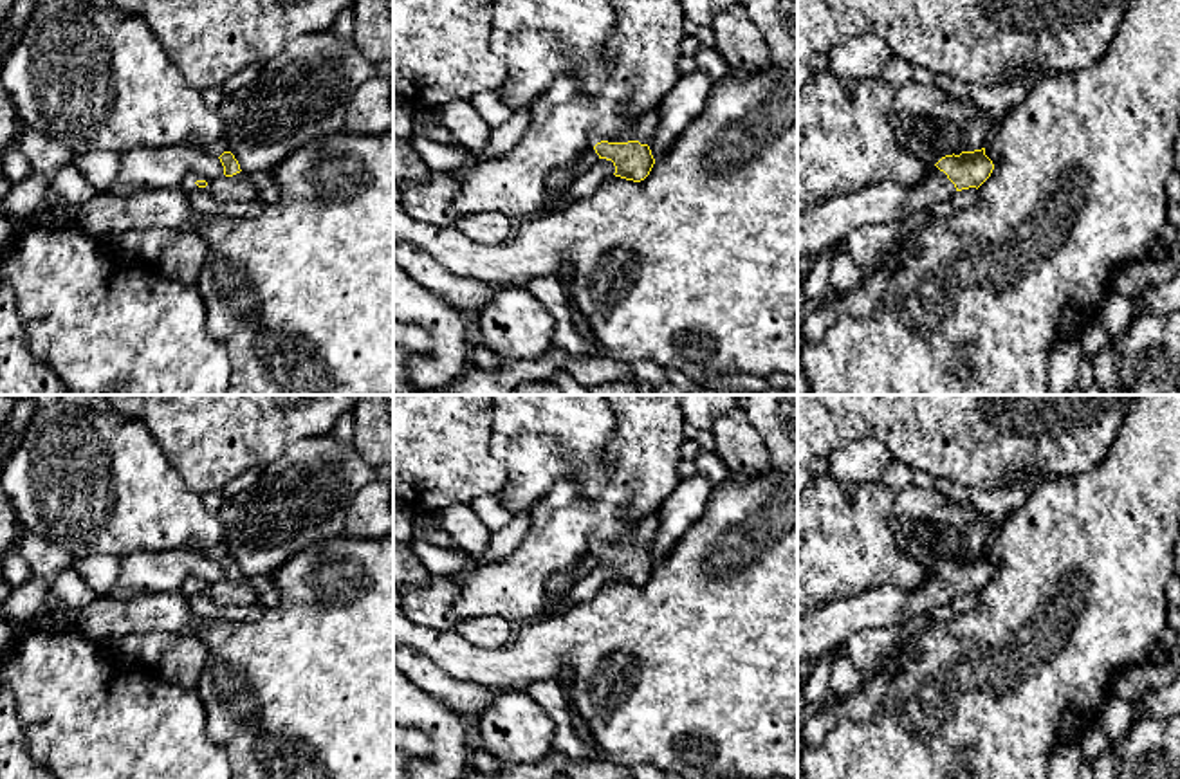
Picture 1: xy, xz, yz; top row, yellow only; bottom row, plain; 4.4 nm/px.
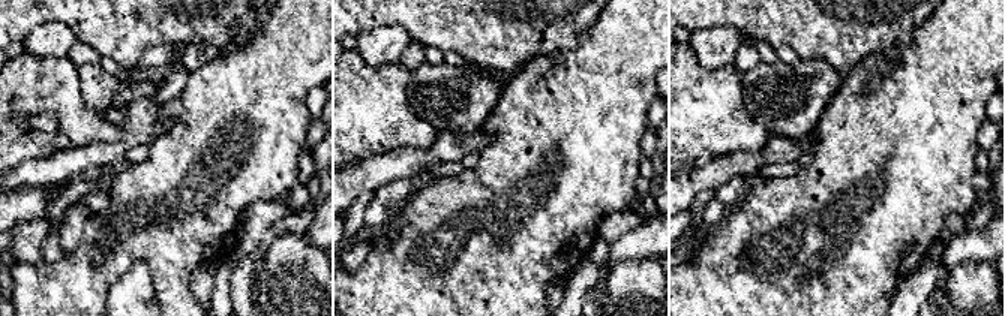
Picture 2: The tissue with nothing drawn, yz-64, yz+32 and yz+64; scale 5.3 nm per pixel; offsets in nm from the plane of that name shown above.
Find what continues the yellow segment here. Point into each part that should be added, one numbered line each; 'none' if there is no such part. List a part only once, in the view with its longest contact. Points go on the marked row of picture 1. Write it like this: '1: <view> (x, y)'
1: yz (820, 226)

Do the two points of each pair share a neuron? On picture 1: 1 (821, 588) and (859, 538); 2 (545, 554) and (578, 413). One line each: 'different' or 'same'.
1: same
2: different

